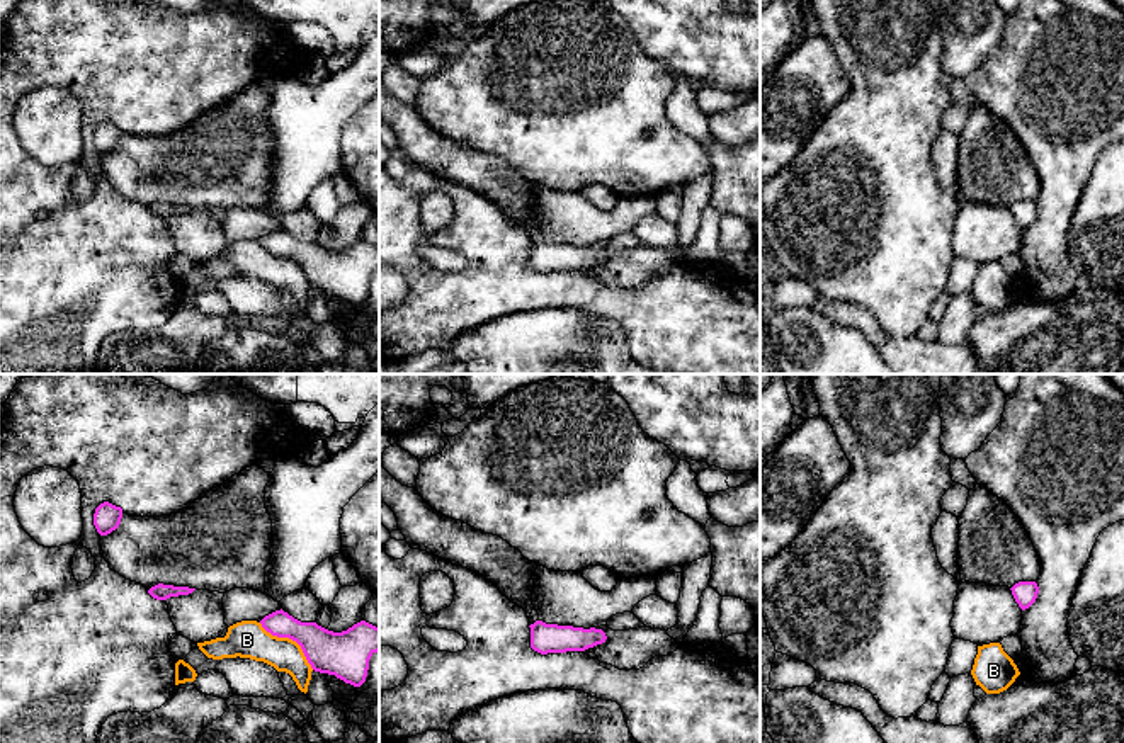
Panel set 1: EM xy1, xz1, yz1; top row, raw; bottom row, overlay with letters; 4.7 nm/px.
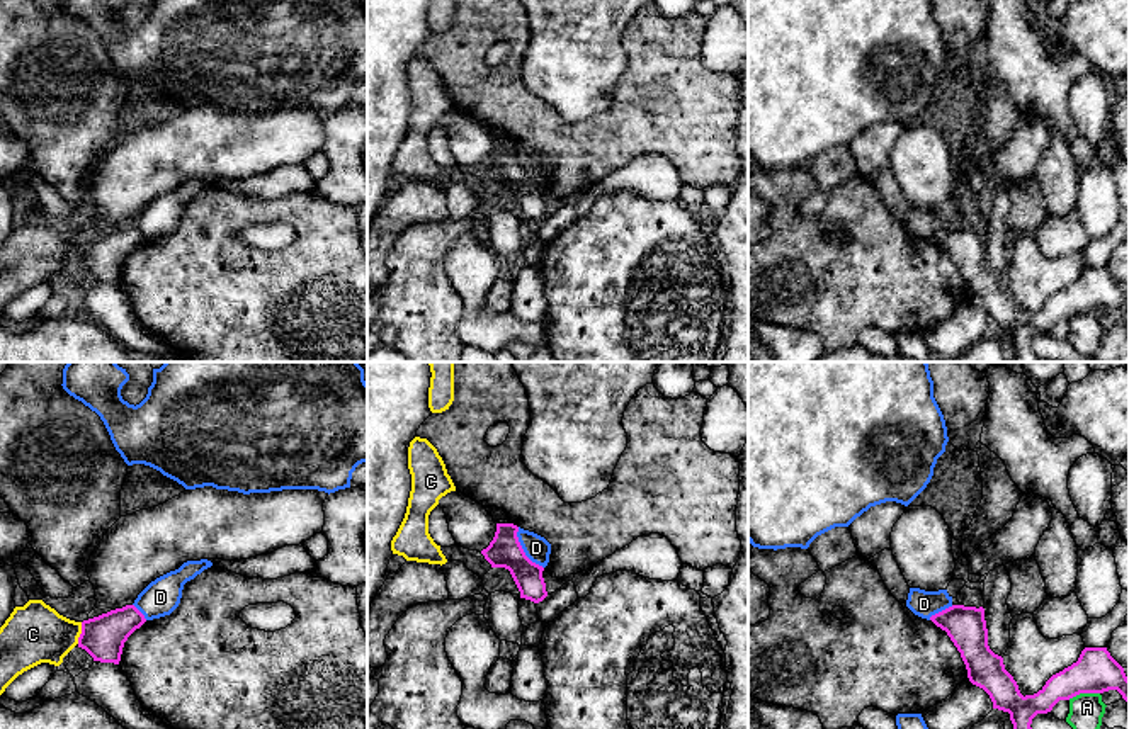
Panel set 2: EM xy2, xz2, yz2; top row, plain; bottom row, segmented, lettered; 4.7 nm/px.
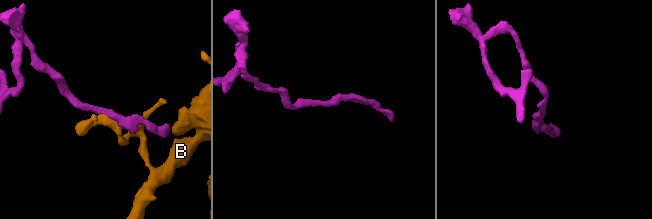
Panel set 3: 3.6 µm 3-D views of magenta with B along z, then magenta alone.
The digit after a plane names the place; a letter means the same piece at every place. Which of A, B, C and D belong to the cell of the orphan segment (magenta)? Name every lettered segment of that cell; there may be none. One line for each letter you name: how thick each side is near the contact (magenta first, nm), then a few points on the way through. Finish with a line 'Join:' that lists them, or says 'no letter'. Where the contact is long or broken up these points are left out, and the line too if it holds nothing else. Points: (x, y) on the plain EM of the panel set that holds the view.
C: 200 nm thick on the magenta side, 280 nm on the other; runs through xy2 (102, 257), (82, 252), (33, 254)
Join: C

